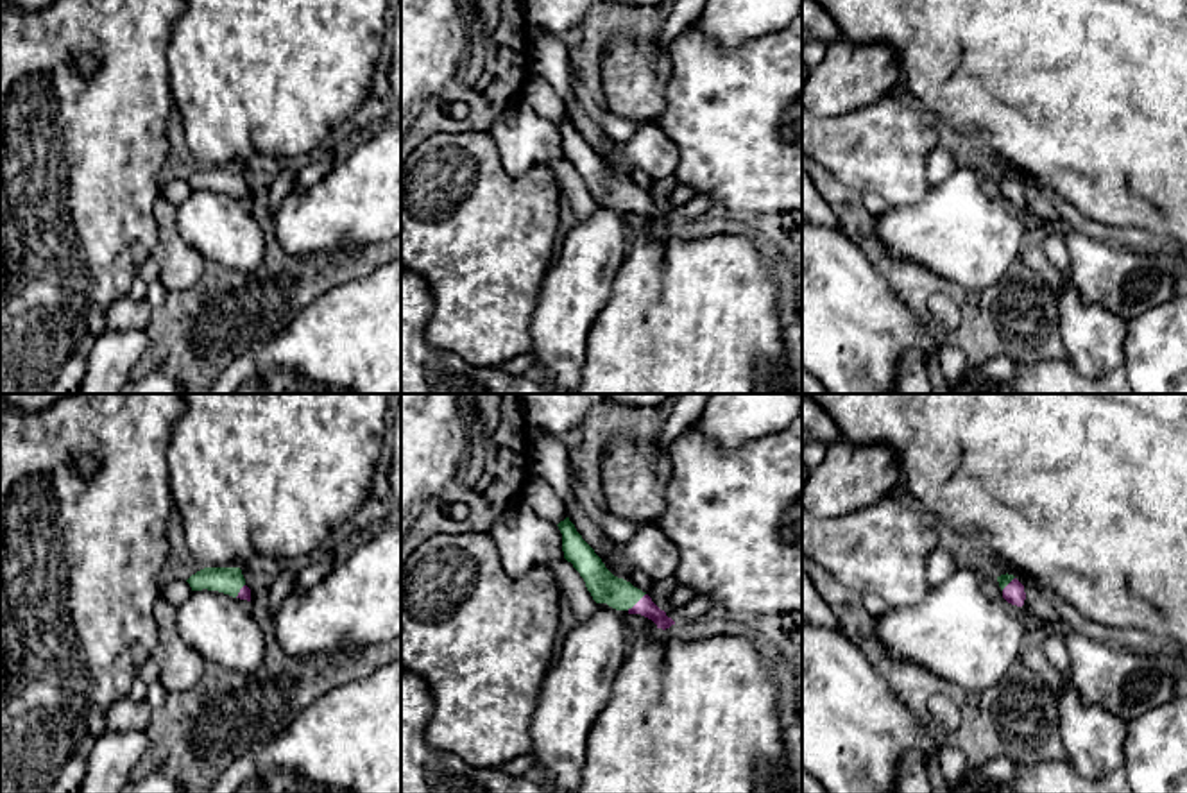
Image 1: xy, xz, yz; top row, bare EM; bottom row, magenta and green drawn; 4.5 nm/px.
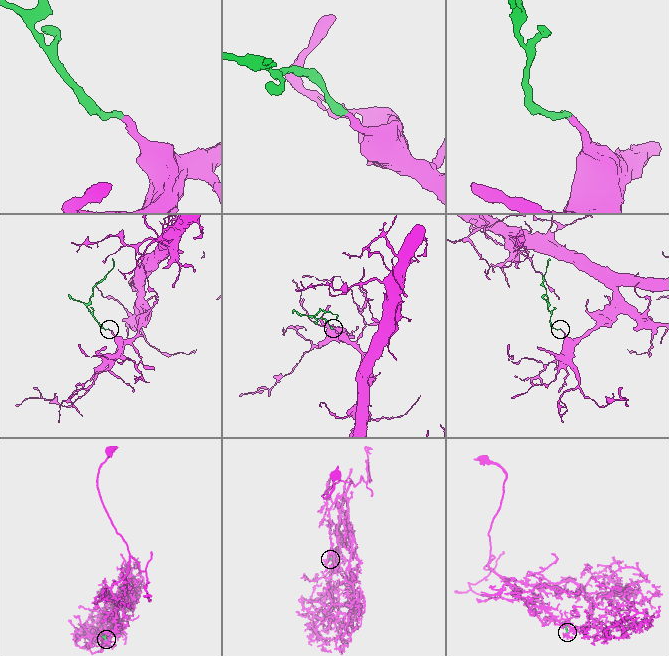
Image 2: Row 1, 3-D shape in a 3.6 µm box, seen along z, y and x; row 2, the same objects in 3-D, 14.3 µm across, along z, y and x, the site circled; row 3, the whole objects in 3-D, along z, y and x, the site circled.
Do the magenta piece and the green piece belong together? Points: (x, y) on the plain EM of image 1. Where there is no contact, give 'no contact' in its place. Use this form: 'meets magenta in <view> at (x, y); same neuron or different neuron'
meets magenta in xz at (638, 201); same neuron

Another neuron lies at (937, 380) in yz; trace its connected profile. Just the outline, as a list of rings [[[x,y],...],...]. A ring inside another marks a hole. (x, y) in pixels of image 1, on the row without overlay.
[[[938,356],[929,360],[927,371],[929,371],[931,394],[949,394]]]

